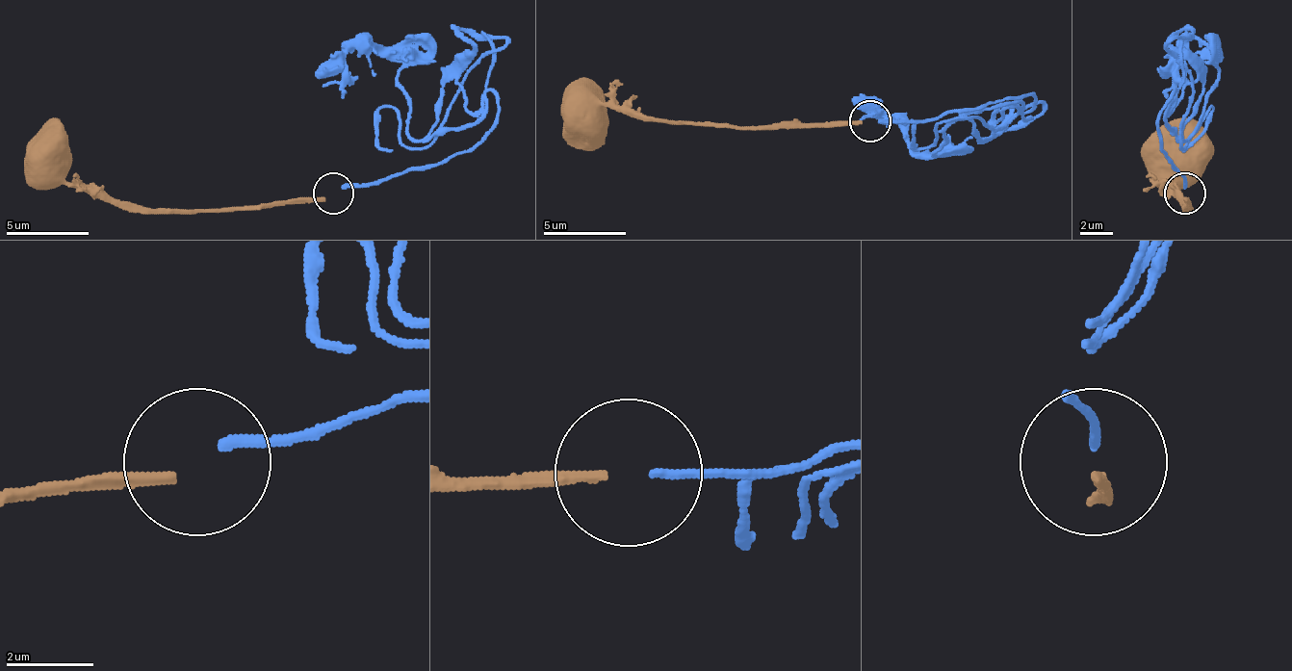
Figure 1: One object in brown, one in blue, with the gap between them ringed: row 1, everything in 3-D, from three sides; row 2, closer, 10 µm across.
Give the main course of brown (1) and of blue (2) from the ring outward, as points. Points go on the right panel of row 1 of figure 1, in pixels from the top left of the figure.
1: (1185, 198), (1189, 211), (1161, 173), (1165, 166), (1177, 161)
2: (1185, 190), (1161, 149), (1161, 116), (1214, 50), (1189, 38), (1165, 99)

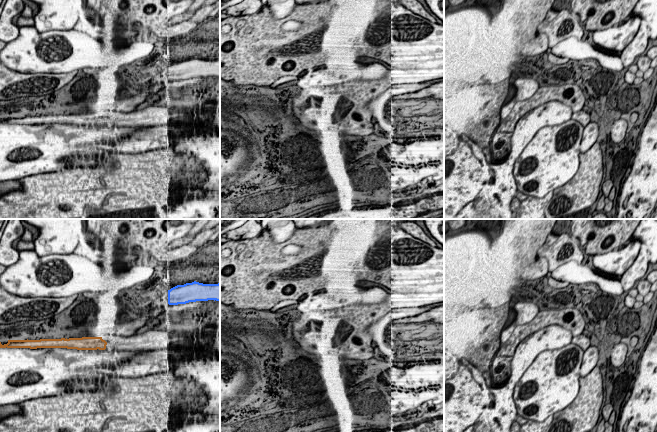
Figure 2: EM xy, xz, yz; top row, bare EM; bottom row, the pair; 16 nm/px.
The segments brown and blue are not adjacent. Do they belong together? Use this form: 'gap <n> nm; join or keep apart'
gap 1150 nm; keep apart

